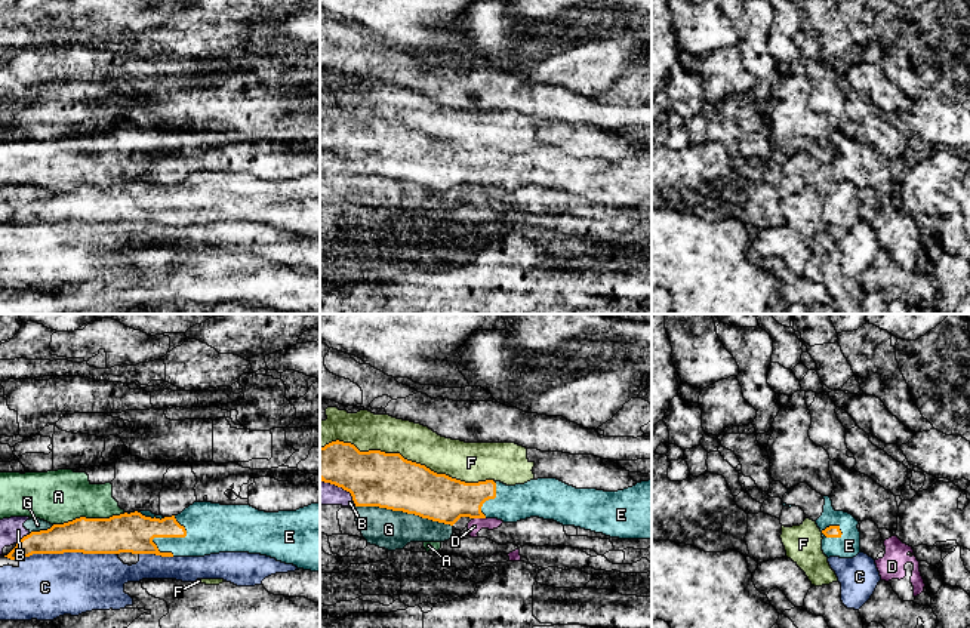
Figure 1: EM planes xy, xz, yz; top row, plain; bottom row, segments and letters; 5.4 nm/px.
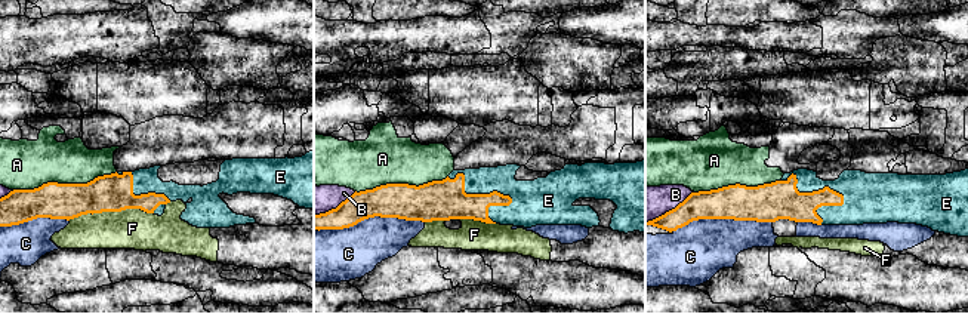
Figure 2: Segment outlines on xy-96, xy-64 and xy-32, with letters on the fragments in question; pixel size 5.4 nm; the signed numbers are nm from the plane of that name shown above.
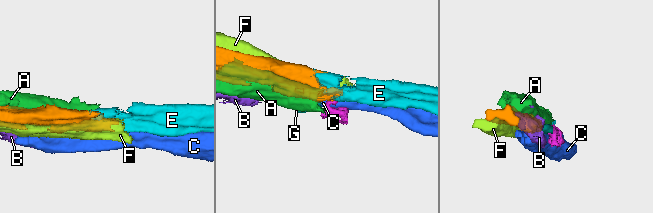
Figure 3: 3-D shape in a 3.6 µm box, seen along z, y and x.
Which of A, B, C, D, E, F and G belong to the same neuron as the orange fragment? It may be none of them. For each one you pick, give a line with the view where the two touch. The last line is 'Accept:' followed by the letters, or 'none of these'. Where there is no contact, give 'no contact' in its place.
E: xy
Accept: E

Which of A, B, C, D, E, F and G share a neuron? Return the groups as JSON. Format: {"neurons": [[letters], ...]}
{"neurons": [["A"], ["B", "D", "G"], ["C"], ["E"], ["F"]]}

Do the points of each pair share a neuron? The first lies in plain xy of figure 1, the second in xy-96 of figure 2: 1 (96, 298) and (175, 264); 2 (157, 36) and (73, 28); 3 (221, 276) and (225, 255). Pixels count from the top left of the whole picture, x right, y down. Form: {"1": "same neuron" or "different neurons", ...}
{"1": "same neuron", "2": "same neuron", "3": "different neurons"}

